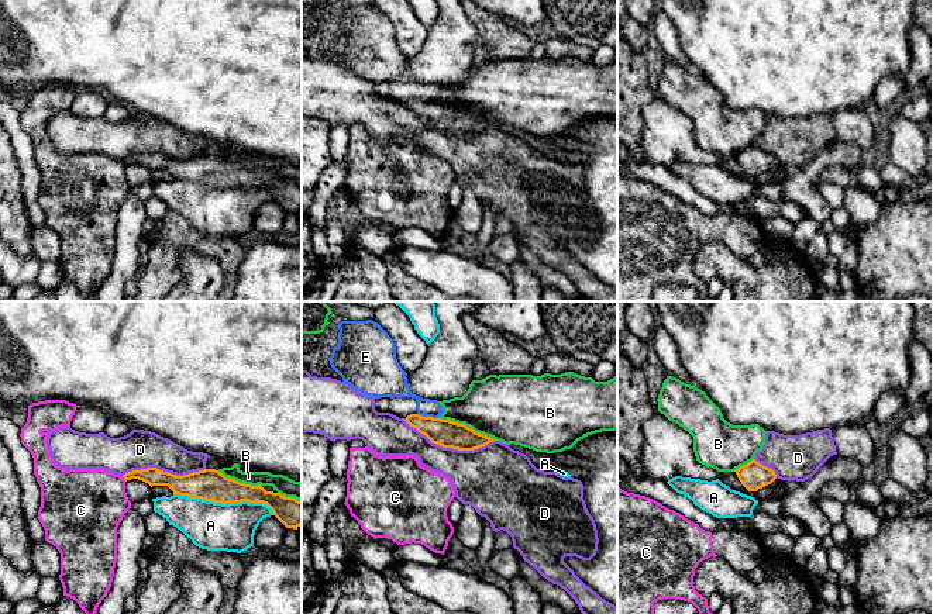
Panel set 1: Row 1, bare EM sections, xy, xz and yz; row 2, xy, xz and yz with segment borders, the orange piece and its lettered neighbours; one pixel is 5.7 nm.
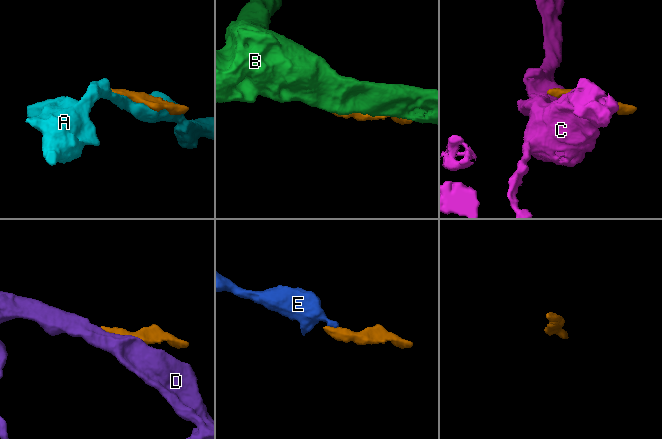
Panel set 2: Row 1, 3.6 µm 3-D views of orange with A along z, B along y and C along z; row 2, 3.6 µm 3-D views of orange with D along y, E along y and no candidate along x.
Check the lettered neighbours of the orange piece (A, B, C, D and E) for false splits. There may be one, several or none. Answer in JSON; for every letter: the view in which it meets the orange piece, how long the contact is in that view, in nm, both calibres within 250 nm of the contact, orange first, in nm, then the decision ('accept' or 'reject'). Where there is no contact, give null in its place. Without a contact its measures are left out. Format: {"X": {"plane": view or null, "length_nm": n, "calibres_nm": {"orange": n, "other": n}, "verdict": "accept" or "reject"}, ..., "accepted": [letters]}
{"A": {"plane": "xy", "length_nm": 600, "calibres_nm": {"orange": 180, "other": 280}, "verdict": "reject"}, "B": {"plane": "xz", "length_nm": 360, "calibres_nm": {"orange": 160, "other": 380}, "verdict": "reject"}, "C": {"plane": "xy", "length_nm": 40, "calibres_nm": {"orange": 100, "other": 400}, "verdict": "reject"}, "D": {"plane": "xz", "length_nm": 550, "calibres_nm": {"orange": 160, "other": 340}, "verdict": "reject"}, "E": {"plane": "xz", "length_nm": 120, "calibres_nm": {"orange": 160, "other": 130}, "verdict": "accept"}, "accepted": ["E"]}

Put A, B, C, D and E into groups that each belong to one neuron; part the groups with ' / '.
A / B / C / D / E

